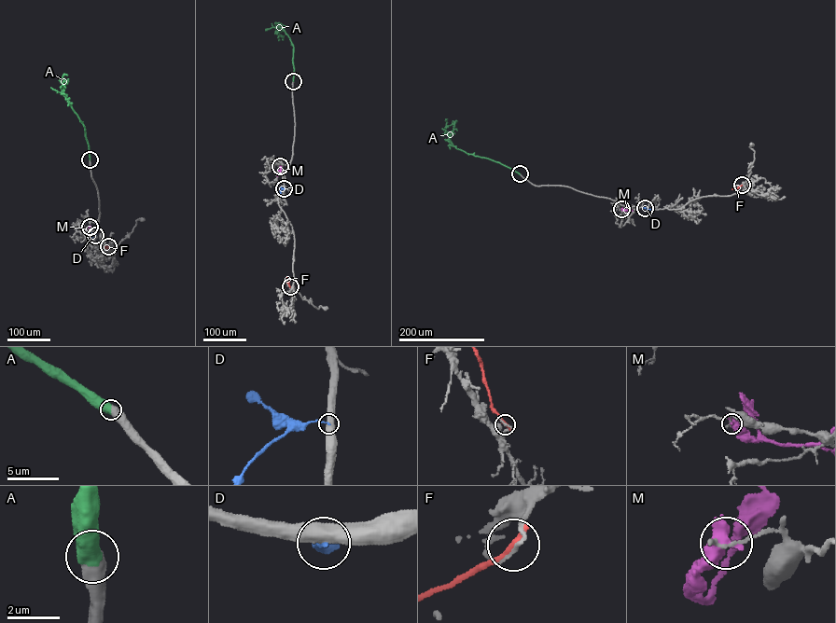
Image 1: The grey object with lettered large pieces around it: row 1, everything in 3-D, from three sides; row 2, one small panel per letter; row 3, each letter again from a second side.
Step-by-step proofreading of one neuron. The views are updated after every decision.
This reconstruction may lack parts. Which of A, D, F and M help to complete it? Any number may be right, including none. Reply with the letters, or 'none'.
A

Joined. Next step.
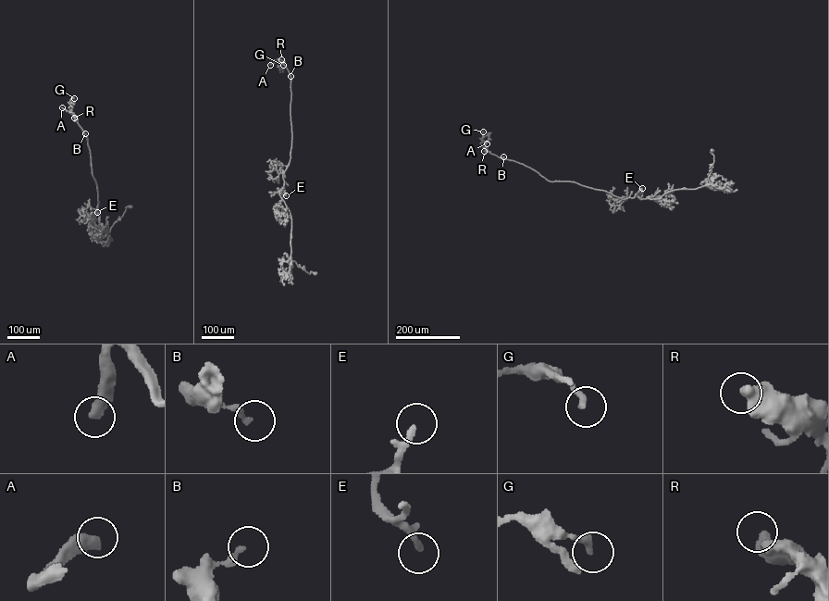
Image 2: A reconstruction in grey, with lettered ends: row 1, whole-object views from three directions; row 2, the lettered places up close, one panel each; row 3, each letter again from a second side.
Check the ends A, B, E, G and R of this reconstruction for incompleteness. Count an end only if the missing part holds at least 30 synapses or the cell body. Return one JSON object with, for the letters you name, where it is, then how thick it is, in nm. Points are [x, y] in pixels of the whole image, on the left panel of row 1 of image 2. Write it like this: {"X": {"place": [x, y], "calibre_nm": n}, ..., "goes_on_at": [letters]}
{"A": {"place": [62, 107], "calibre_nm": 460}, "E": {"place": [97, 212], "calibre_nm": 200}, "goes_on_at": ["A", "E"]}

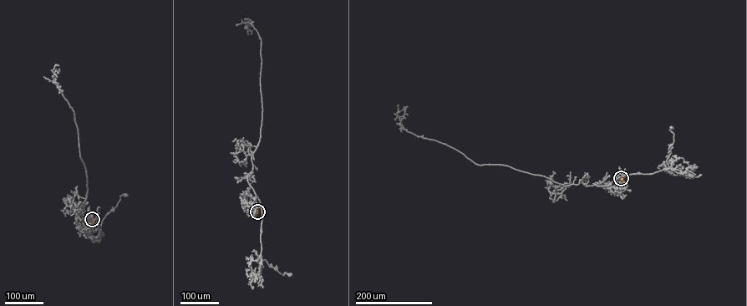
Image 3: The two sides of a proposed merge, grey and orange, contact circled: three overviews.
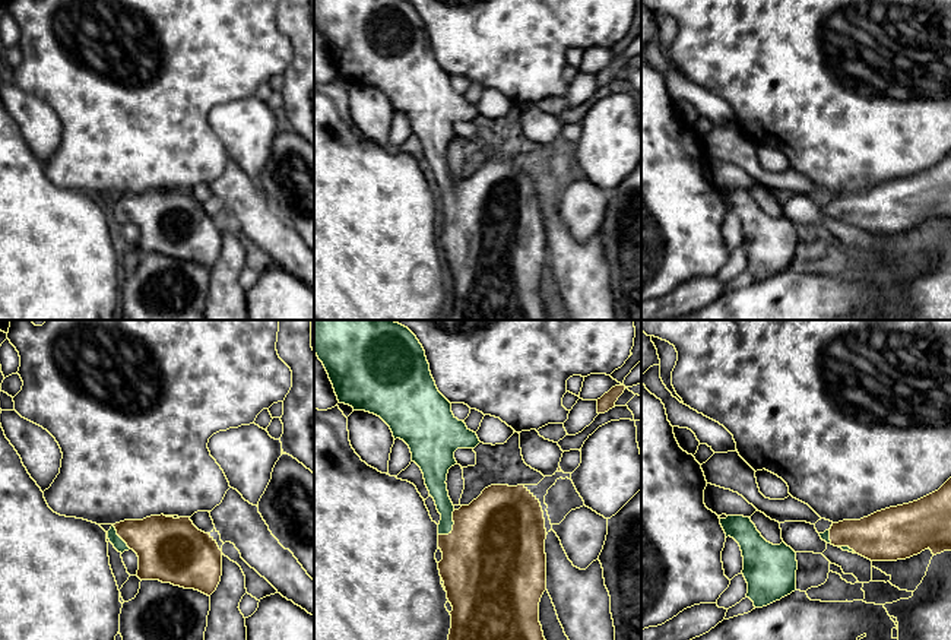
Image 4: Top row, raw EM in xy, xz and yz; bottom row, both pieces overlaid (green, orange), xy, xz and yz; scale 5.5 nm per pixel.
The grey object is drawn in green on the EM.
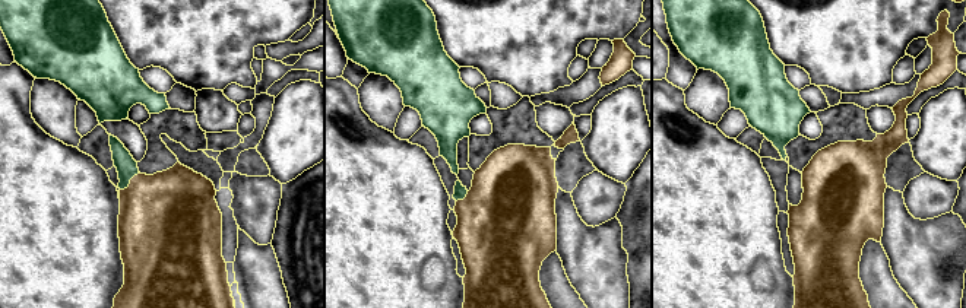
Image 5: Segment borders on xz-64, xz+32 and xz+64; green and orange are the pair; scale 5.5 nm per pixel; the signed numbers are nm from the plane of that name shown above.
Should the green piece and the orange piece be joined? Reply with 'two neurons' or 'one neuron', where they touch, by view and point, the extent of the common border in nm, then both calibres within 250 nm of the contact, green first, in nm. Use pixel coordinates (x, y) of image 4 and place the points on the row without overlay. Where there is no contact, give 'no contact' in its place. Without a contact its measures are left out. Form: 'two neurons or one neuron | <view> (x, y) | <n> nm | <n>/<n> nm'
one neuron | xz (452, 199) | 170 nm | 110/480 nm

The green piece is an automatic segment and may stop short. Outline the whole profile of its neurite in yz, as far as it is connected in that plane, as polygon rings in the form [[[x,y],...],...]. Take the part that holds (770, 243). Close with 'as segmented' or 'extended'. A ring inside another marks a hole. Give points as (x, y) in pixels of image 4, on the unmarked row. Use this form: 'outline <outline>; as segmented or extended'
outline [[[749,190],[720,191],[726,210],[733,210],[742,224],[742,247],[755,281],[767,279],[796,263],[796,225],[784,215],[773,218],[757,203]]]; as segmented

